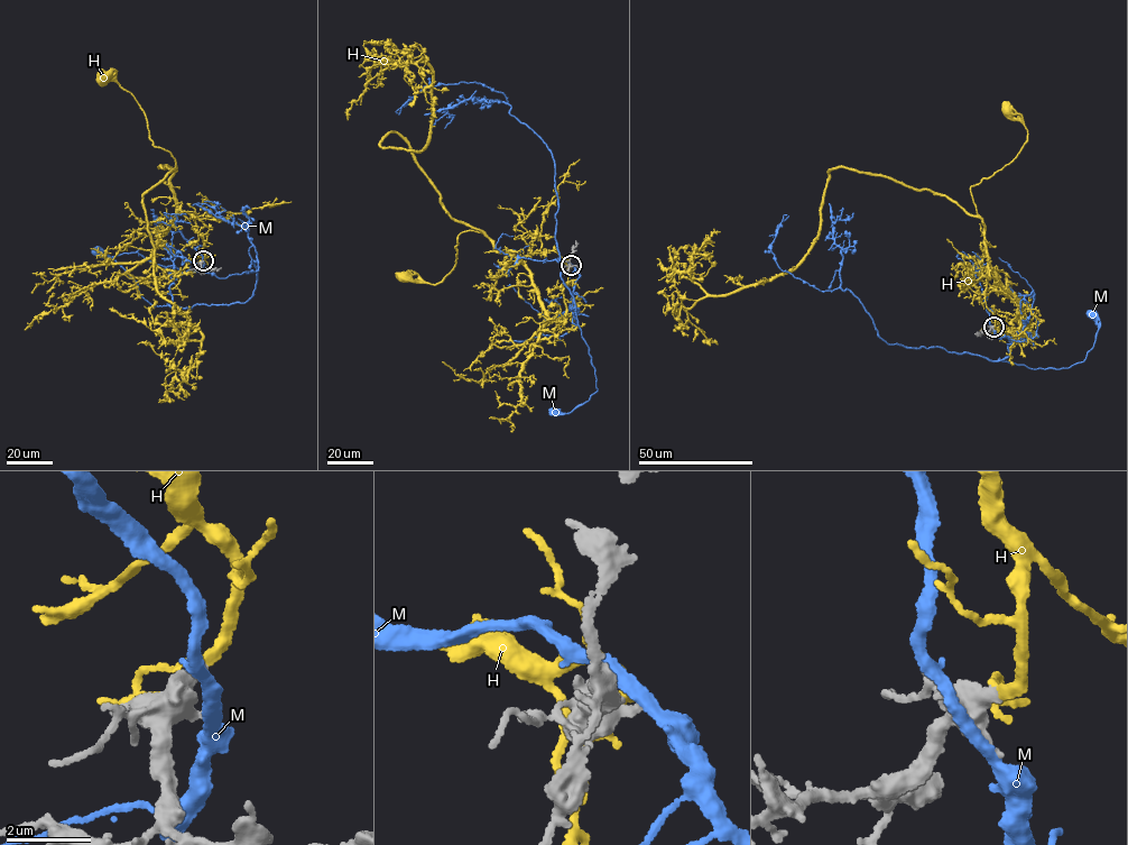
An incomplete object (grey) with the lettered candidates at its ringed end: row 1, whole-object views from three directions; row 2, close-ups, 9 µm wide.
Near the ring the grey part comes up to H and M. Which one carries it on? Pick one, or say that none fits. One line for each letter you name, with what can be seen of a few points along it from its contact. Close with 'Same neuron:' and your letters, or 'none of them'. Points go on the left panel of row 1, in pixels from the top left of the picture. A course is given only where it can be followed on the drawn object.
H: it runs (203, 259), (194, 217), (178, 207), (169, 182), (175, 158), (153, 144), (130, 92), (103, 76)
Same neuron: H

